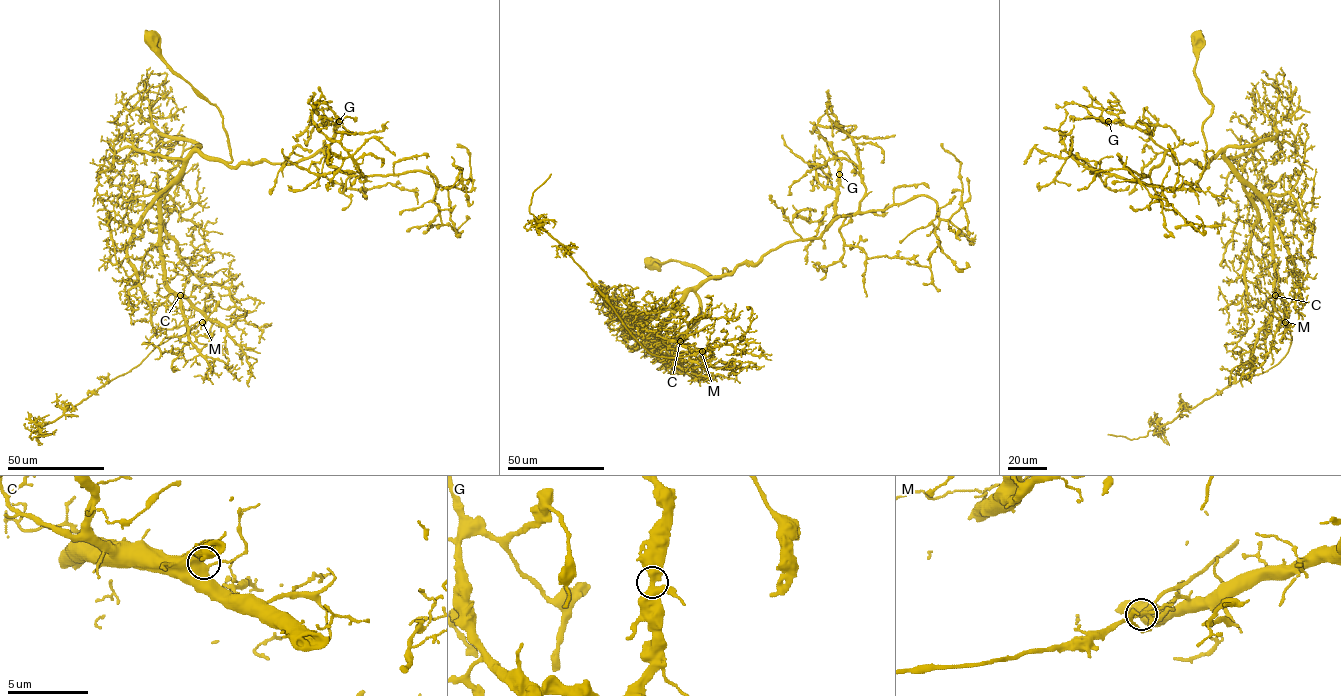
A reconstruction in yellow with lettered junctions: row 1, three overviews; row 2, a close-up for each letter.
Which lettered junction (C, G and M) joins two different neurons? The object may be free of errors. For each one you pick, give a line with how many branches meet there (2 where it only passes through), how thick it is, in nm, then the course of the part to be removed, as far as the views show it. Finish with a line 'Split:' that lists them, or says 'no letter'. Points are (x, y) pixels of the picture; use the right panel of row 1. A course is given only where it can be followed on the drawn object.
M: 5 | 280 nm | (1285, 322), (1291, 337), (1289, 350), (1268, 370), (1231, 383), (1146, 436), (1132, 440), (1108, 434)
Split: M

